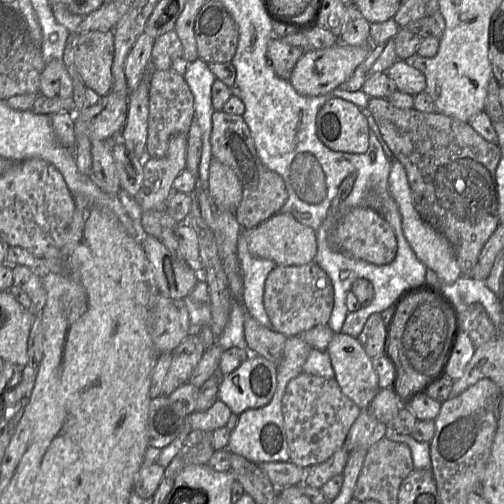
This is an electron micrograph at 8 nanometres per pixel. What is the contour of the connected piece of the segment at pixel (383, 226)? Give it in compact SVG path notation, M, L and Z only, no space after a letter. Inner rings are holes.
M359 206L350 210L331 229L328 244L334 251L376 265L391 263L397 253L397 238L392 226L370 206Z

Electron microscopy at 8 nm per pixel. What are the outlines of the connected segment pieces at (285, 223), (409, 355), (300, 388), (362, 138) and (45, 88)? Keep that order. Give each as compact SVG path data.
M278 213L252 229L242 229L249 252L256 257L273 261L277 266L300 266L315 261L317 253L316 232L301 223L289 213Z
M429 285L417 288L396 307L388 326L385 355L395 366L393 390L402 402L438 371L454 333L453 318L451 302Z
M300 373L285 388L281 406L289 461L301 468L321 464L344 446L361 409L341 391L337 381Z
M341 98L329 99L316 119L317 135L332 151L364 154L369 148L370 128L362 110Z
M62 59L45 65L40 75L40 94L47 98L68 98L73 94L73 81Z

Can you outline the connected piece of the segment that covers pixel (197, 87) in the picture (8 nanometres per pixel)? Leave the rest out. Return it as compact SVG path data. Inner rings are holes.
M198 58L189 63L184 75L187 84L194 96L195 120L202 130L202 155L198 169L197 180L201 189L208 191L208 177L212 161L212 116L215 112L212 105L212 86L216 76L212 73L209 65Z

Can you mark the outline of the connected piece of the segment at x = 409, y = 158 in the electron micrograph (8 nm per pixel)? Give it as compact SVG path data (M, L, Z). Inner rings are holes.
M371 98L368 109L394 158L402 163L407 172L417 211L428 224L449 241L462 274L470 275L484 245L500 224L496 170L503 157L501 147L484 139L469 122L439 112L424 113L415 108L399 109L384 98Z

